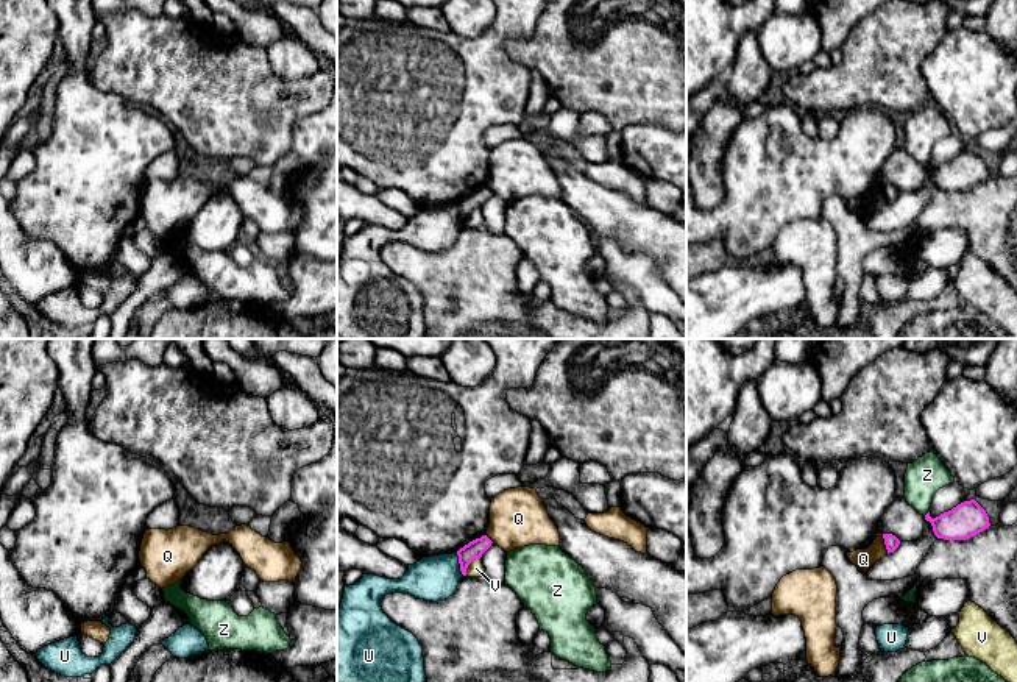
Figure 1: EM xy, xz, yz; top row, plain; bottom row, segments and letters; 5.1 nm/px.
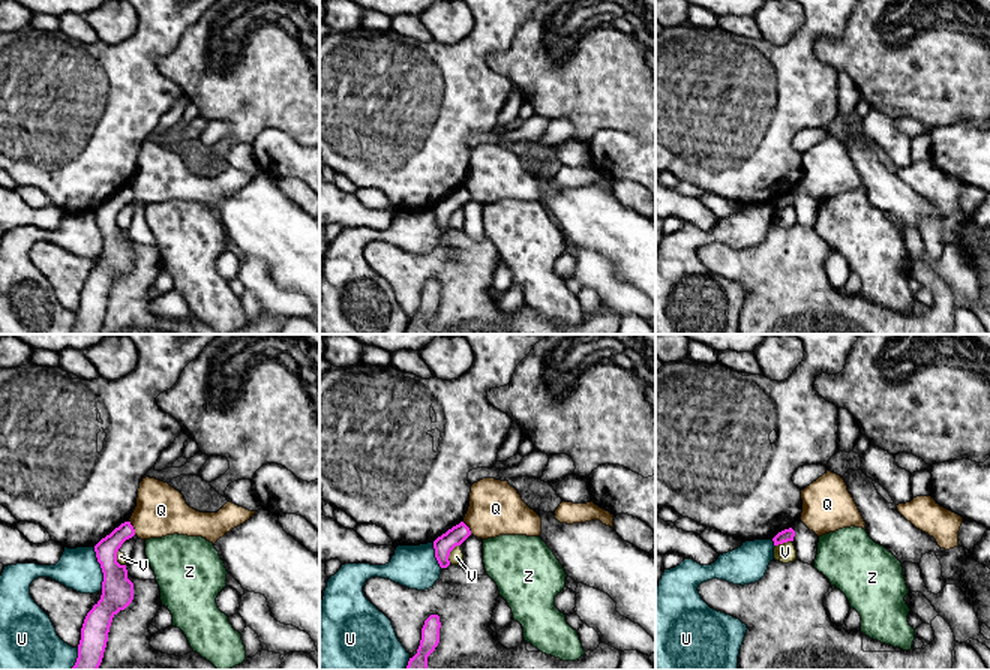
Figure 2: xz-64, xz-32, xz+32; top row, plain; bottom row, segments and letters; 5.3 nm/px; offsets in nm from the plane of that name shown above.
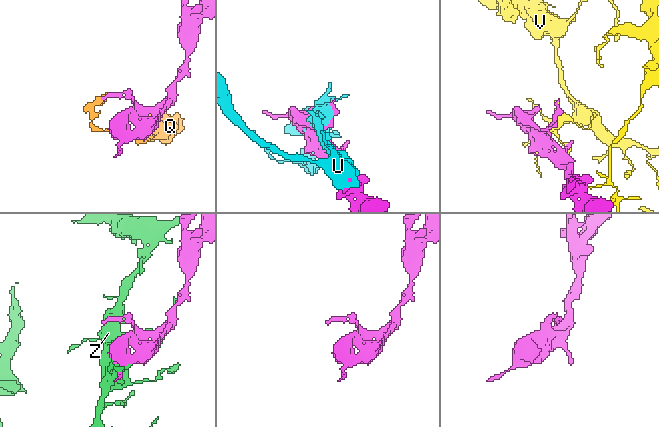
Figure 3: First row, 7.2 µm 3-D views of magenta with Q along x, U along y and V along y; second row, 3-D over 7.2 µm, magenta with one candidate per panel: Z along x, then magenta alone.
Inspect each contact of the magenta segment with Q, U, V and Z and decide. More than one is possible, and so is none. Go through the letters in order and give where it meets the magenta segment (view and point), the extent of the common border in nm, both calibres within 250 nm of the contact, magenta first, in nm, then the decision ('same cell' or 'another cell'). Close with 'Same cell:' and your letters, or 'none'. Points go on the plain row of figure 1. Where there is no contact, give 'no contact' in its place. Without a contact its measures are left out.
Q: meets magenta in yz at (885, 194); contact 110 nm long; 70 nm thick on the magenta side, 100 nm on the other; another cell
U: meets magenta in xz at (459, 213); contact 130 nm long; 90 nm thick on the magenta side, 220 nm on the other; another cell
V: meets magenta in xz at (468, 214); contact 120 nm long; 90 nm thick on the magenta side, 80 nm on the other; another cell
Z: meets magenta in yz at (927, 164); contact 40 nm long; 180 nm thick on the magenta side, 190 nm on the other; another cell
Same cell: none

